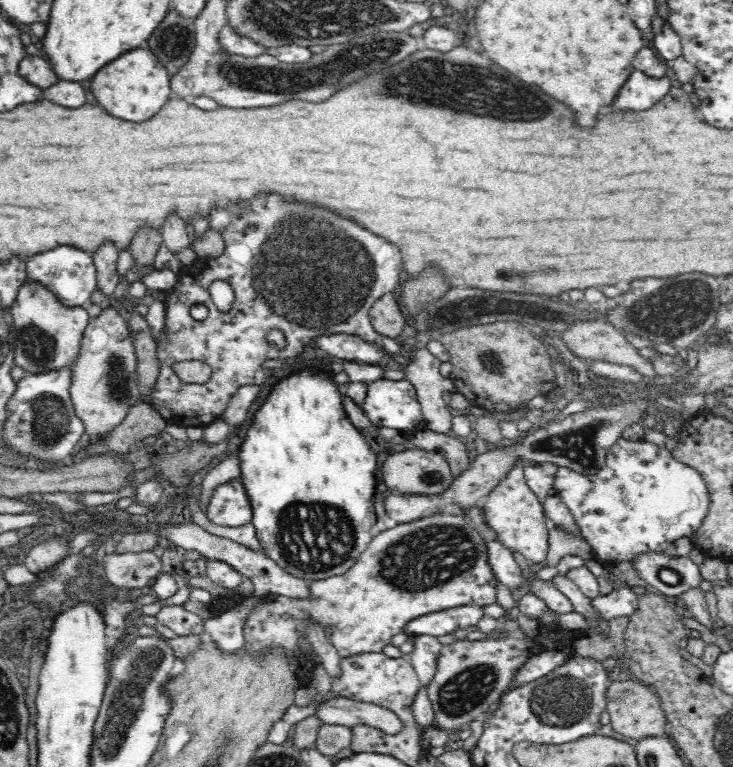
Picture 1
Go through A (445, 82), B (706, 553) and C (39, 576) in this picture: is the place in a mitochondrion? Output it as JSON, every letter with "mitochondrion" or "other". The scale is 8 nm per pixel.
{"A":"mitochondrion","B":"other","C":"other"}

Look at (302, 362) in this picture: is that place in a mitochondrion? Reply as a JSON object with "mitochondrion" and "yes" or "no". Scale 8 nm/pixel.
{"mitochondrion":"no"}

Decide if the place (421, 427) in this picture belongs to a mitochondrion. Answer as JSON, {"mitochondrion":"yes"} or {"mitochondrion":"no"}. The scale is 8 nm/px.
{"mitochondrion":"no"}

